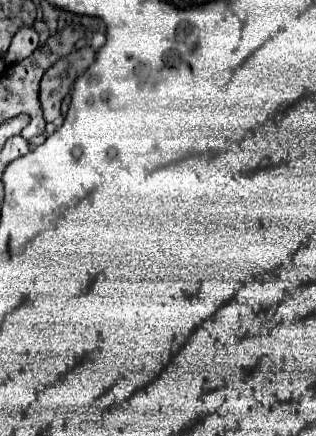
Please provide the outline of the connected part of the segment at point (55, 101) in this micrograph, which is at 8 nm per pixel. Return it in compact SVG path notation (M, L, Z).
M83 47L79 51L61 57L41 79L39 103L45 115L45 121L55 121L61 115L61 101L69 93L75 79L91 65L95 59L95 49Z

